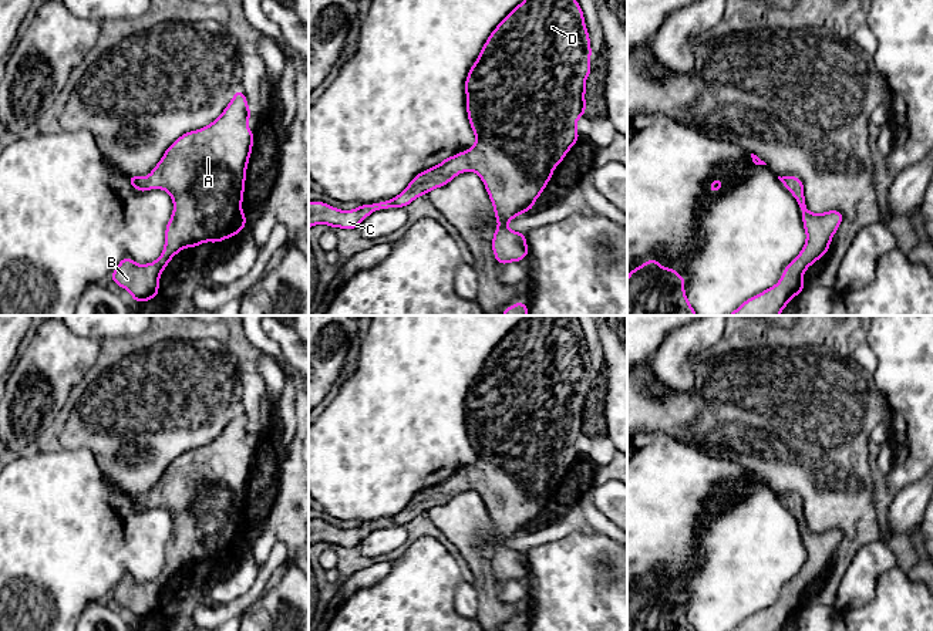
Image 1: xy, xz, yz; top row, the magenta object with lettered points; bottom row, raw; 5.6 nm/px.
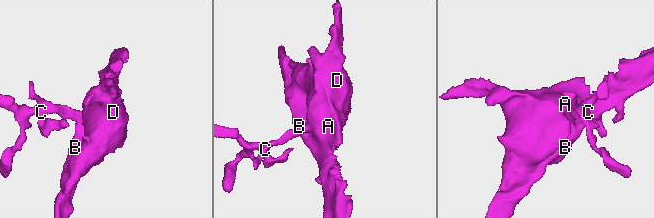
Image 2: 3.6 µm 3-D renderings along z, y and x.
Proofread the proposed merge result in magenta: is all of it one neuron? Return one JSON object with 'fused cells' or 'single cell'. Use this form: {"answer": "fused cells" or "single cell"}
{"answer": "single cell"}

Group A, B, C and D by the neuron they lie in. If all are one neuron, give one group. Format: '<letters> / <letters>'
A B C D

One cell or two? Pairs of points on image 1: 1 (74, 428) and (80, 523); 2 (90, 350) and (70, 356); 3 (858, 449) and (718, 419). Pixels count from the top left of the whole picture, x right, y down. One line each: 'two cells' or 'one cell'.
1: two cells
2: one cell
3: one cell

